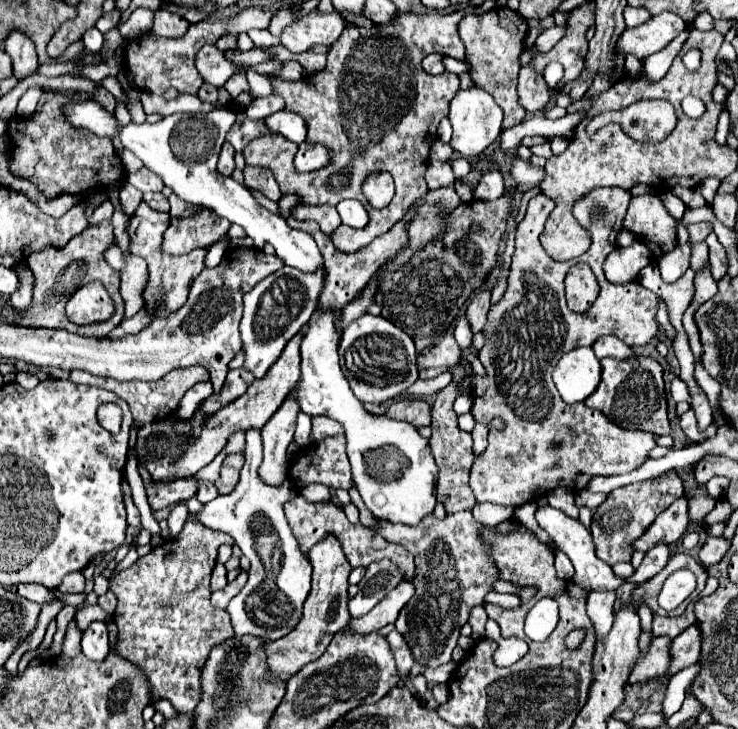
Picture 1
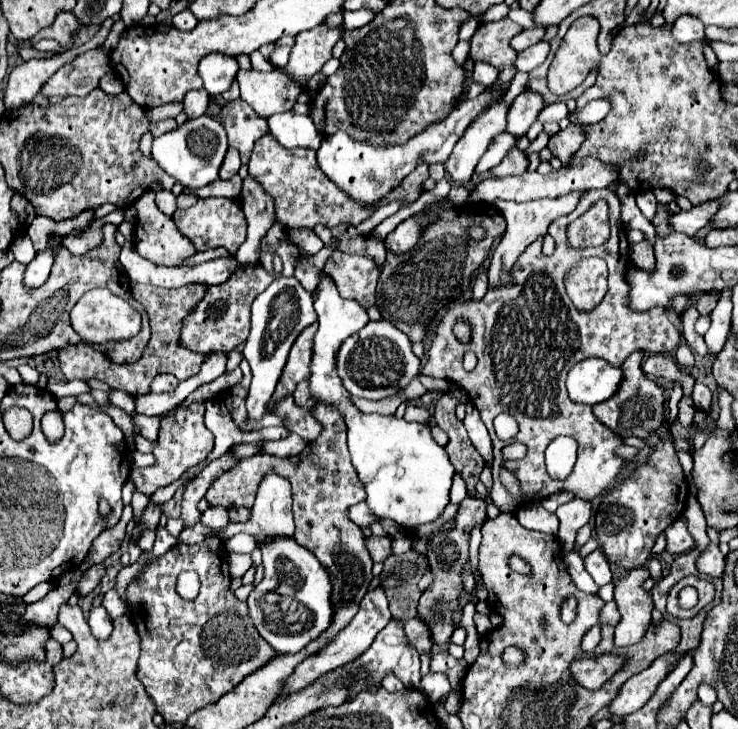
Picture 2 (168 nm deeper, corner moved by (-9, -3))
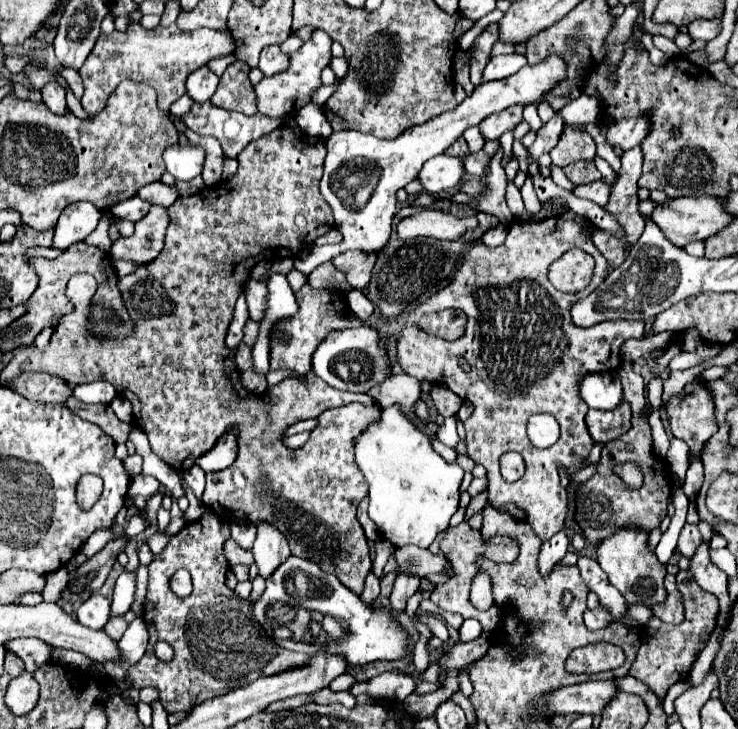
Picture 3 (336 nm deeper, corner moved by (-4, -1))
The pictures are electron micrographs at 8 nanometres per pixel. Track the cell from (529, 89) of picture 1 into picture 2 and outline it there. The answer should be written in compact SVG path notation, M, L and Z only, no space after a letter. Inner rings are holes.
M531 89L523 91L513 103L507 113L507 131L513 135L525 135L527 129L535 123L537 115L543 111L543 101Z

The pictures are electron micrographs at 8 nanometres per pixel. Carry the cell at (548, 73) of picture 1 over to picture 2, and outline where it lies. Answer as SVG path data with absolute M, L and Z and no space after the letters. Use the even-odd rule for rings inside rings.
M557 101L557 103L549 103L541 113L539 113L539 121L543 123L557 123L559 119L567 117L569 115L569 109L563 101Z

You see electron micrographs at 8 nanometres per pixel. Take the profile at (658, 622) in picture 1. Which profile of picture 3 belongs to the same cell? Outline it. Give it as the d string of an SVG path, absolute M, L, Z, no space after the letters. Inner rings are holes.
M680 571L676 575L676 583L678 583L680 593L684 595L684 611L686 611L684 621L680 624L667 624L653 616L642 631L642 645L640 645L638 657L628 671L632 677L648 685L656 693L660 703L664 701L664 695L668 693L668 687L672 687L678 681L688 681L690 669L694 661L698 659L700 651L704 649L720 611L718 599L712 593L702 591L690 571Z

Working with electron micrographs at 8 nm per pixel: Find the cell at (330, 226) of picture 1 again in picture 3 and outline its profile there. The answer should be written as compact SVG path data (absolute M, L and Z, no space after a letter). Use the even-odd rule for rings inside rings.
M346 251L332 259L332 265L338 271L344 271L348 285L352 289L364 289L370 281L370 271L376 263L376 255L366 255L362 251Z

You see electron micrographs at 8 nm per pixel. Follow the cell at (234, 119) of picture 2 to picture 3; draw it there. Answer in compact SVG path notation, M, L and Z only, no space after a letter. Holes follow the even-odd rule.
M202 103L202 105L194 105L186 115L182 115L182 121L186 123L188 129L192 129L194 133L198 135L212 135L220 141L222 145L222 151L226 157L236 157L250 141L254 139L260 139L264 135L268 135L270 131L282 127L284 119L268 119L266 115L242 115L242 113L236 113L236 111L226 111L226 109L220 109L220 107L214 107L212 103Z

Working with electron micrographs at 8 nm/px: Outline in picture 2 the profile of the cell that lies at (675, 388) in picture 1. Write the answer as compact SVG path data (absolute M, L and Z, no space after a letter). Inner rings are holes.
M651 355L643 361L643 367L647 377L665 377L669 381L681 381L684 396L691 396L695 379L683 371L679 371L673 357L667 355Z

